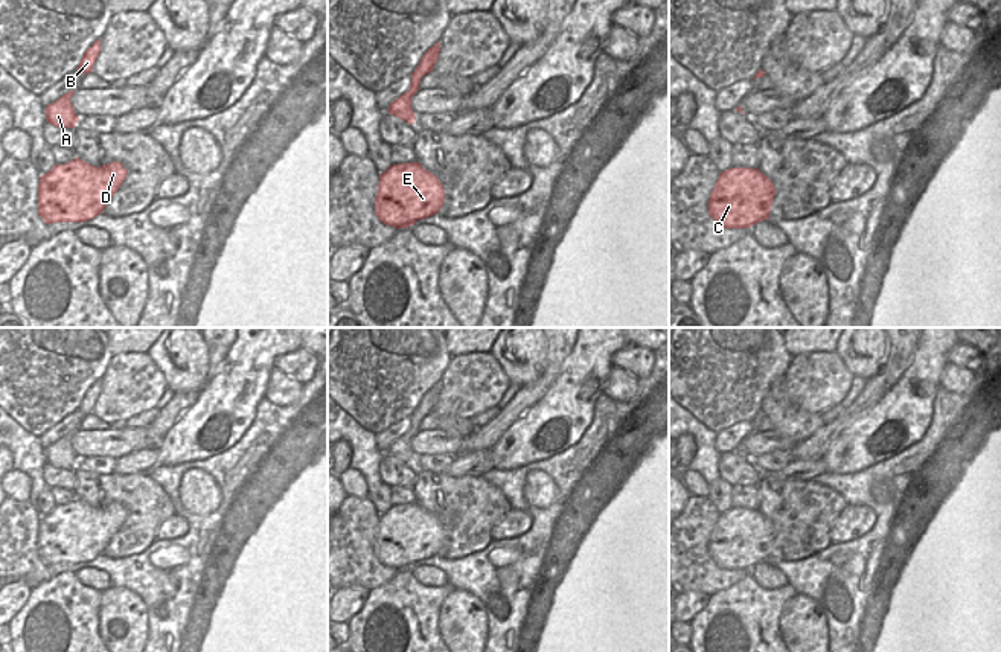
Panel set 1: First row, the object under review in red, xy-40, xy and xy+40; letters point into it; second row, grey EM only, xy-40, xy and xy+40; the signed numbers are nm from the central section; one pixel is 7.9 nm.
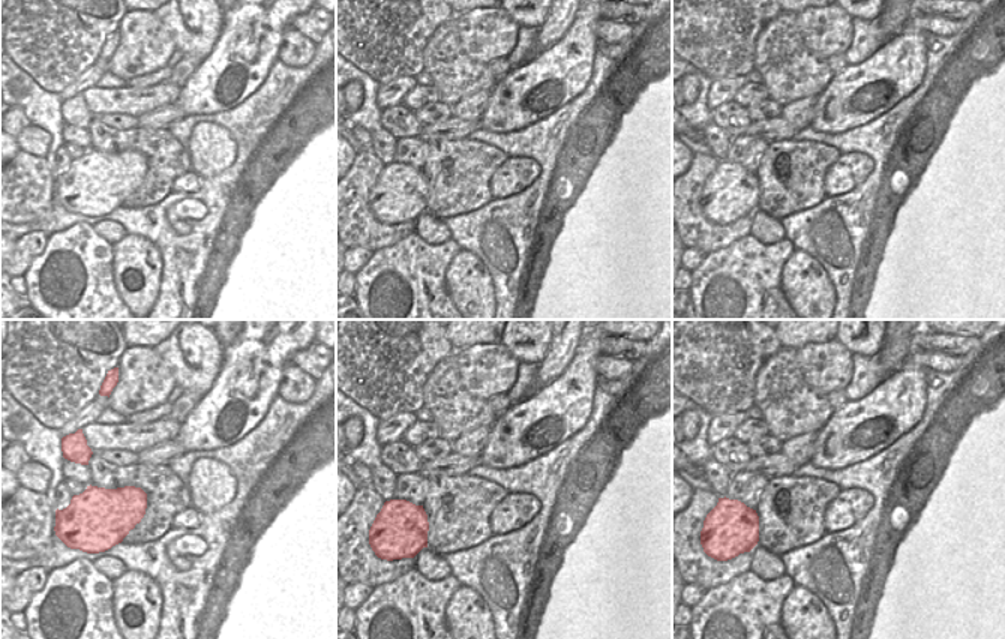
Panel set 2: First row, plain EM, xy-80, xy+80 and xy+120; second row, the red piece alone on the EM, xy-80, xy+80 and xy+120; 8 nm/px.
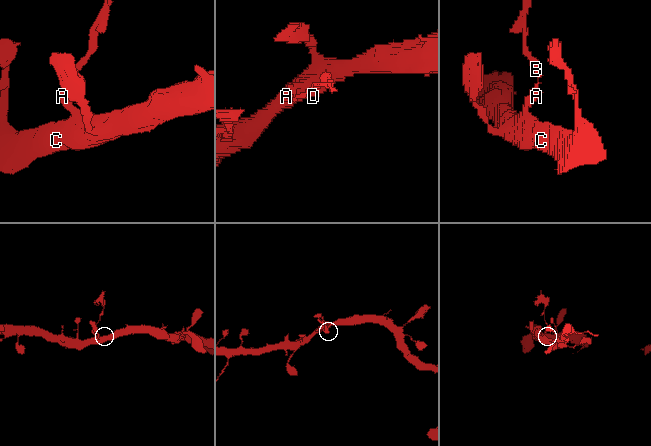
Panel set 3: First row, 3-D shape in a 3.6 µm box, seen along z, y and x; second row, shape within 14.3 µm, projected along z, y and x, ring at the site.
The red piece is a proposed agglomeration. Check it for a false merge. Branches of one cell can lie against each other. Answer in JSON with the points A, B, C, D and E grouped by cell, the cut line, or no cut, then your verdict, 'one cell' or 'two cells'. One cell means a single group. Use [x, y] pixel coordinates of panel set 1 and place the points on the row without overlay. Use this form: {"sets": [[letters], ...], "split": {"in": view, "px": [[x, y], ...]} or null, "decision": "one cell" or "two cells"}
{"sets": [["A", "C", "D", "E"], ["B"]], "split": {"in": "xy", "px": [[415, 412], [419, 421]]}, "decision": "two cells"}

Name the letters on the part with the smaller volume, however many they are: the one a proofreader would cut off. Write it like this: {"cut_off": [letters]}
{"cut_off": ["B"]}

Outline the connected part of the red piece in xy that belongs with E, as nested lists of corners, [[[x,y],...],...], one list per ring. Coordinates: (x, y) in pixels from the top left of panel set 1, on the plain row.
[[[421,504],[392,506],[379,516],[375,556],[385,567],[407,570],[439,555],[445,530]]]

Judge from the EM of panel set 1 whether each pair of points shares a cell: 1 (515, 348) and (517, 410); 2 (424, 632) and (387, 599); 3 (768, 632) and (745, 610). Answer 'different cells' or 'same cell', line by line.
1: different cells
2: same cell
3: same cell

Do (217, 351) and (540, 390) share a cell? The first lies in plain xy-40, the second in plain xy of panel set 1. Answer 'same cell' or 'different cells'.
same cell

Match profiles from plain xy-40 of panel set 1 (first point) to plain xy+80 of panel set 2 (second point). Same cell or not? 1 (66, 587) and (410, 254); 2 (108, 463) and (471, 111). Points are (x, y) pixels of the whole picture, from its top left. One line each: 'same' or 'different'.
1: same
2: different

